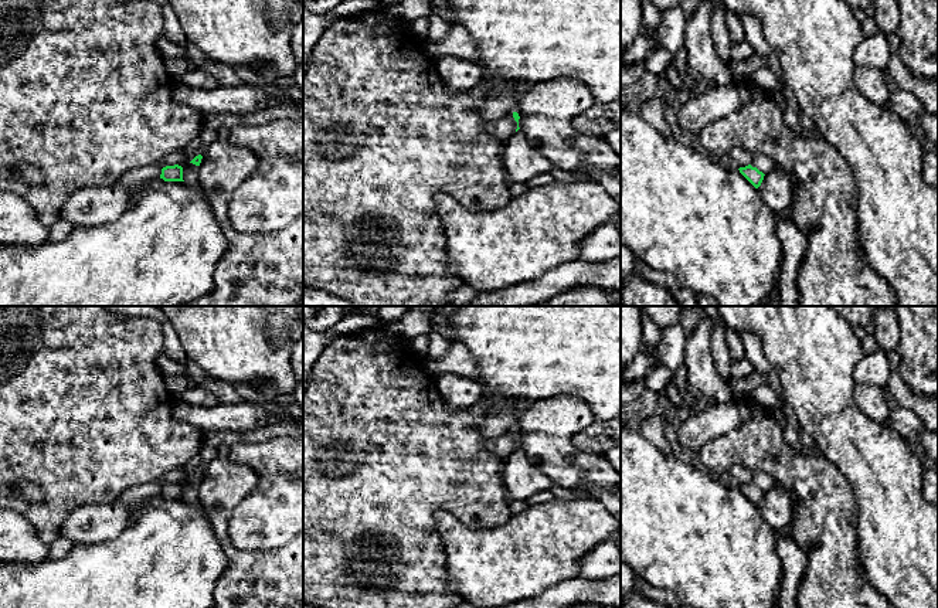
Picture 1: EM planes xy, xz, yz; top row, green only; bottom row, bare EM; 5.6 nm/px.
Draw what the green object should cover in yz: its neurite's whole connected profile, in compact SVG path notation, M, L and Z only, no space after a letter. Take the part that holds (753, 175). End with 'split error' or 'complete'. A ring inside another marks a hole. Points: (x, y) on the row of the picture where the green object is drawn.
M751 164L738 169L740 173L755 187L758 188L764 180L764 173Z; complete

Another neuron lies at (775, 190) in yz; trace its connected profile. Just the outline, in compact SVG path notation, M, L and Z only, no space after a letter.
M775 169L765 174L758 191L764 204L775 215L792 206L792 181L782 170Z

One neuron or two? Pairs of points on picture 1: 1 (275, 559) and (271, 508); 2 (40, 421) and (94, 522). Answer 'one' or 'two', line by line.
1: two
2: two

